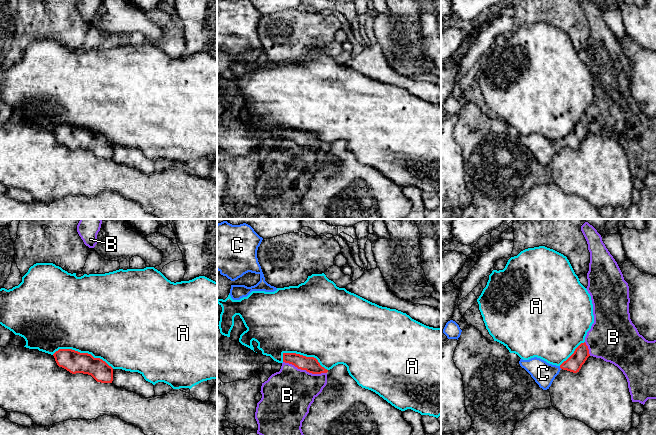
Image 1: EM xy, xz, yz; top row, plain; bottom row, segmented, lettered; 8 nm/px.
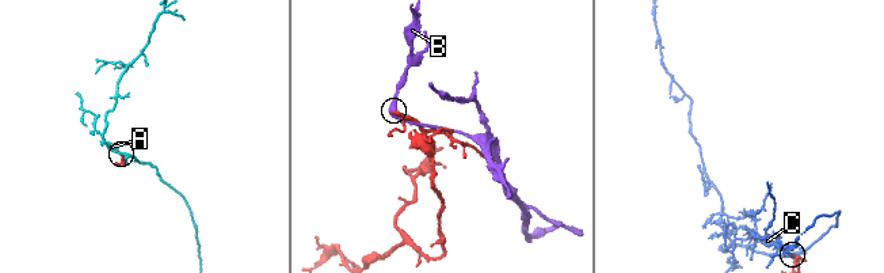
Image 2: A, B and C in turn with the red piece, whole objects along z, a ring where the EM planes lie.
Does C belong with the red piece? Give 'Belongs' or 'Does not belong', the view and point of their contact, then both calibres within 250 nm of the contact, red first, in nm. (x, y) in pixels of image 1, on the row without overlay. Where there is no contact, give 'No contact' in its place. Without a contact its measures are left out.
Belongs. Touches red at yz (560, 143). Thickness 130 nm (red) against 180 nm

